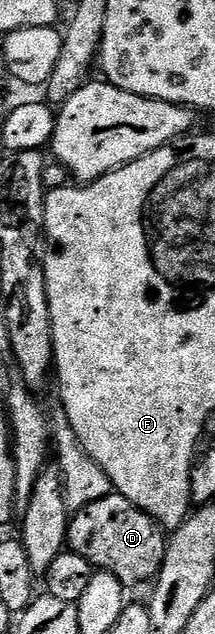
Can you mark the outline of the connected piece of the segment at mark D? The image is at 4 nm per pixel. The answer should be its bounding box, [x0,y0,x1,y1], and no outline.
[68,494,166,586]

